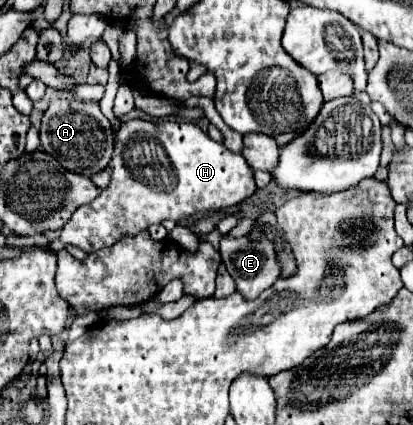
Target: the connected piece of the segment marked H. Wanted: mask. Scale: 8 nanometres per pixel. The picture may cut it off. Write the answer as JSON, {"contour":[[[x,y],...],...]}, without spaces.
{"contour":[[[130,120],[118,130],[112,156],[112,182],[100,192],[96,202],[80,206],[62,228],[60,238],[48,244],[50,252],[64,250],[66,244],[96,252],[112,246],[124,234],[136,234],[162,220],[184,220],[196,212],[210,212],[240,204],[256,192],[254,172],[246,160],[214,142],[192,122],[146,122]]]}

